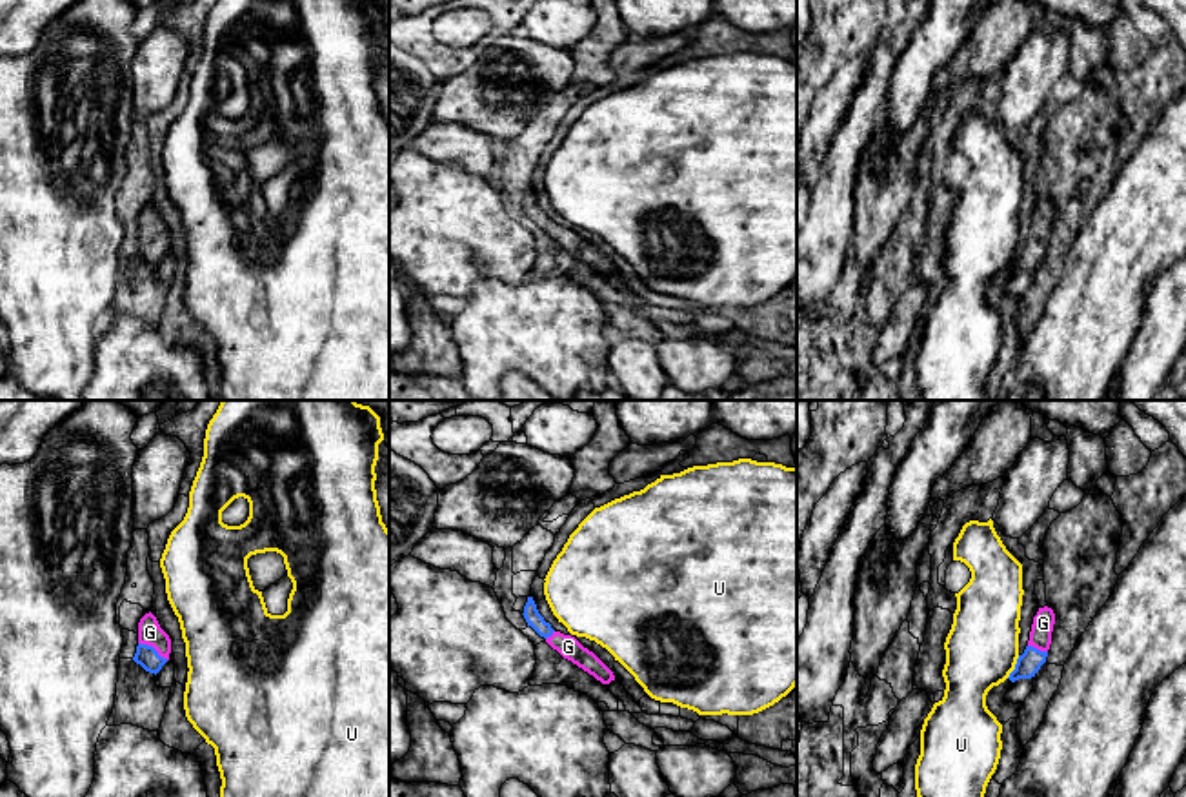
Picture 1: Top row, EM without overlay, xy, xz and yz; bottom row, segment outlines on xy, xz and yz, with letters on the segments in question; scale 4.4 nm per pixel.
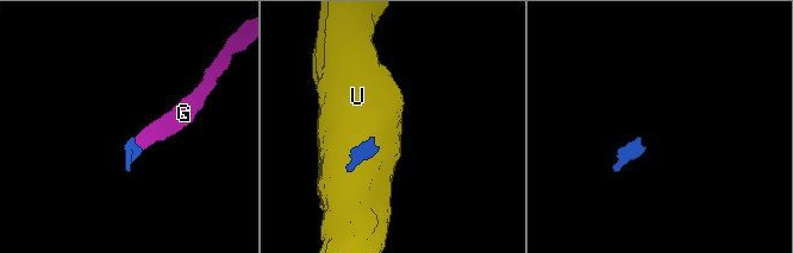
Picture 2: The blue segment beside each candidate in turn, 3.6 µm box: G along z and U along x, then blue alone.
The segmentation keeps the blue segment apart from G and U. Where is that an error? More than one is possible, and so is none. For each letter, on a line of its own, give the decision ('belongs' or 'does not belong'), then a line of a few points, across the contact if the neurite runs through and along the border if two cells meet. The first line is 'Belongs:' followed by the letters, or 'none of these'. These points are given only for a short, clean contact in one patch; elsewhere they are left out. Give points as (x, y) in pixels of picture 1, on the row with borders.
Belongs: G
G: belongs; line xy (148, 657), (153, 648), (150, 632)
U: does not belong; line yz (1019, 655), (1006, 677)

